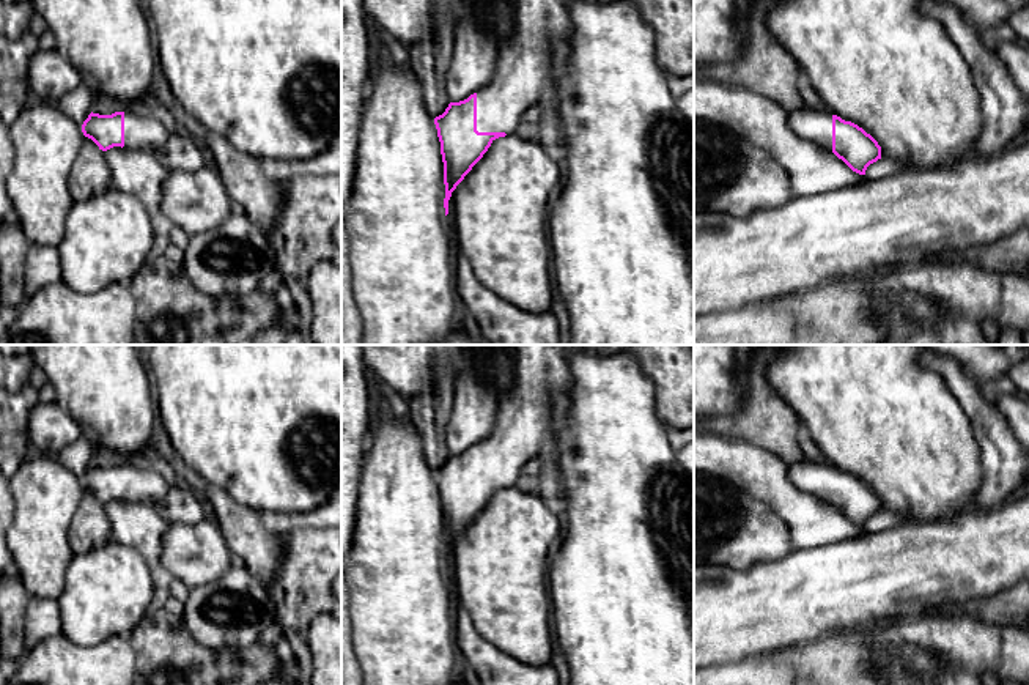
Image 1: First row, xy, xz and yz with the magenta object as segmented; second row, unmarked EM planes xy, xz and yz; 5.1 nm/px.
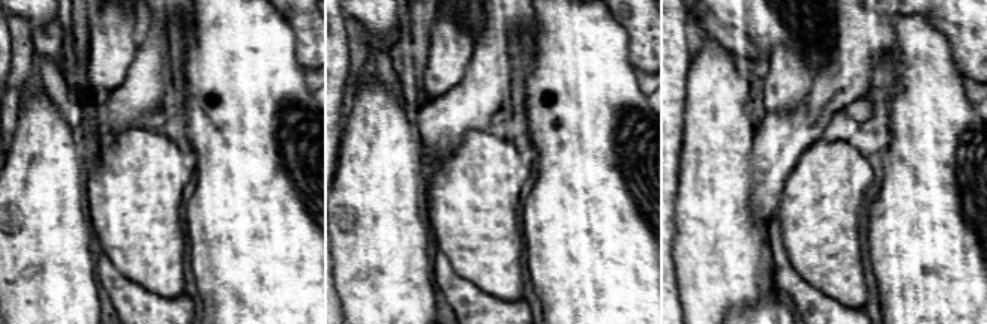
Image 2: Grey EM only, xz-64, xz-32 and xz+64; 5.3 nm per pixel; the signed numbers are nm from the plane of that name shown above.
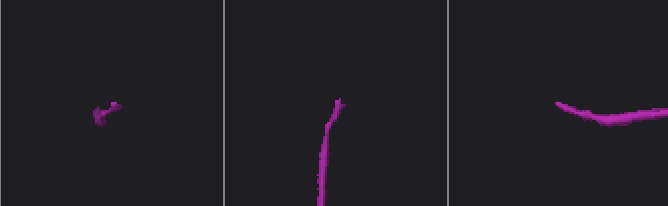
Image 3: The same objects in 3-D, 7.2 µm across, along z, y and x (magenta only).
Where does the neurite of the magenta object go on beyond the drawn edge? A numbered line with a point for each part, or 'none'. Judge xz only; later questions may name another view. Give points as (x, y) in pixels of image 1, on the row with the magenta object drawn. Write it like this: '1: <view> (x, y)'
1: xz (526, 65)

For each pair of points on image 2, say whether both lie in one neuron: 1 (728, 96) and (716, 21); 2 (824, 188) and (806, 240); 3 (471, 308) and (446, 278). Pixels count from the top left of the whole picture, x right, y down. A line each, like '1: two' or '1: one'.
1: two
2: one
3: one

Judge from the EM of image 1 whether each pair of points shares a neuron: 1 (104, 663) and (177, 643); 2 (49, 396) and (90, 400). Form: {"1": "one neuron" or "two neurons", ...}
{"1": "two neurons", "2": "two neurons"}

